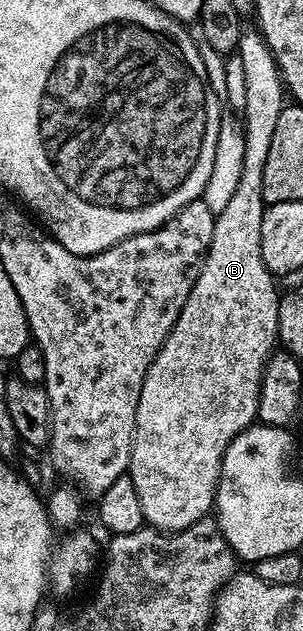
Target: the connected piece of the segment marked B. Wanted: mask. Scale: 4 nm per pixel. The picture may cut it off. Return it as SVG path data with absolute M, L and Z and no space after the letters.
M246 28L238 41L236 53L239 59L243 59L243 72L245 72L246 93L243 107L239 111L243 118L245 127L245 147L243 149L243 175L239 175L239 187L235 187L235 195L231 195L227 207L223 207L221 213L216 214L213 219L213 238L209 253L205 262L201 264L199 275L195 279L195 287L191 287L191 295L187 295L187 303L183 303L183 311L179 311L179 319L171 327L167 339L161 345L161 350L155 355L153 368L150 369L148 377L143 379L143 391L139 391L139 407L135 415L135 435L131 447L131 459L129 460L129 471L127 476L131 483L135 483L135 491L139 494L139 504L143 507L145 525L154 529L160 529L167 533L181 533L191 523L199 523L210 516L217 499L217 484L221 474L223 455L227 447L235 439L235 435L242 433L249 425L257 421L257 408L259 407L259 391L261 390L261 376L265 370L265 364L275 352L278 344L277 328L279 327L279 292L274 274L263 263L263 251L261 250L261 224L266 211L265 200L261 194L263 187L263 166L267 163L267 150L271 148L271 139L275 135L275 123L279 115L285 110L287 104L287 90L285 82L281 78L281 70L277 67L277 61L273 58L273 52L269 50L265 36L256 28Z

